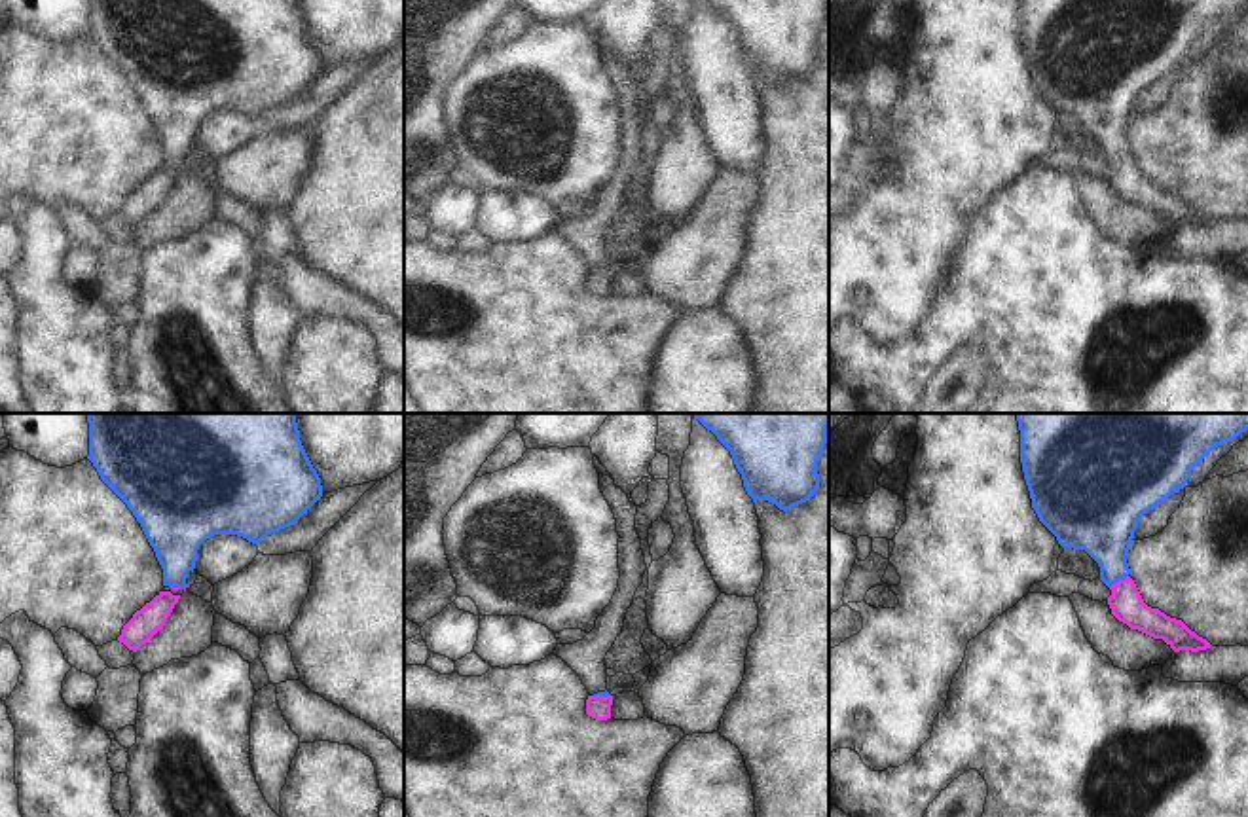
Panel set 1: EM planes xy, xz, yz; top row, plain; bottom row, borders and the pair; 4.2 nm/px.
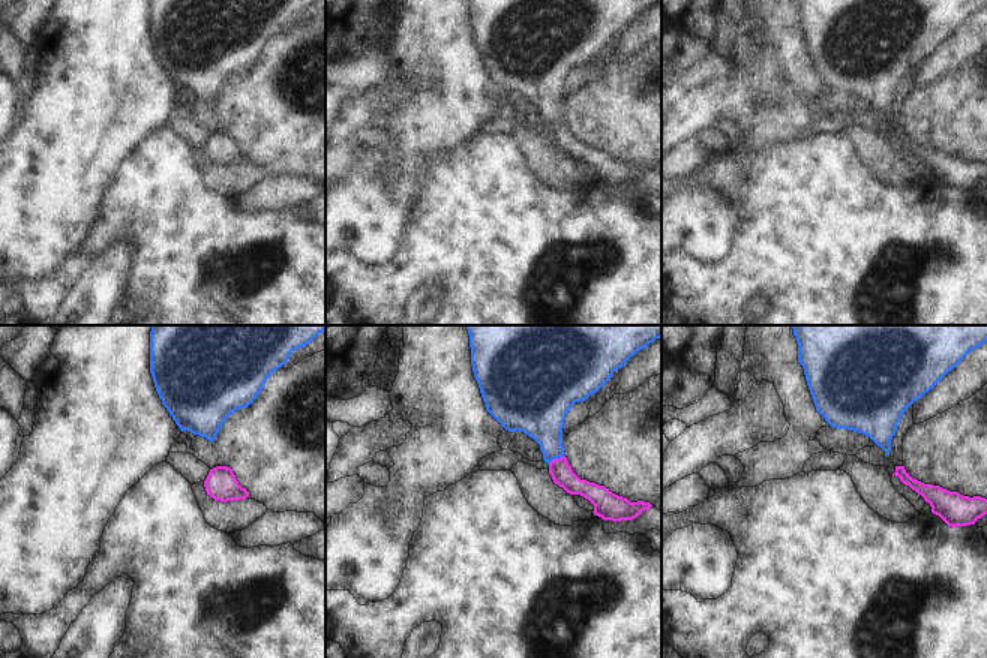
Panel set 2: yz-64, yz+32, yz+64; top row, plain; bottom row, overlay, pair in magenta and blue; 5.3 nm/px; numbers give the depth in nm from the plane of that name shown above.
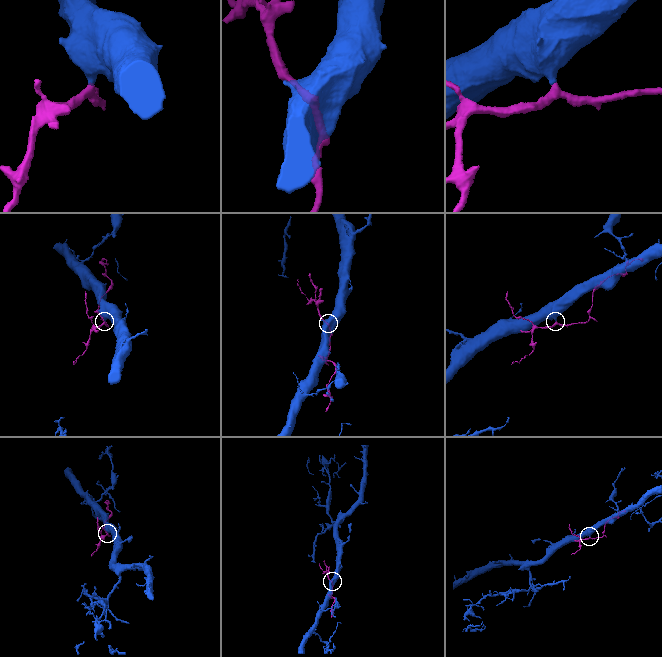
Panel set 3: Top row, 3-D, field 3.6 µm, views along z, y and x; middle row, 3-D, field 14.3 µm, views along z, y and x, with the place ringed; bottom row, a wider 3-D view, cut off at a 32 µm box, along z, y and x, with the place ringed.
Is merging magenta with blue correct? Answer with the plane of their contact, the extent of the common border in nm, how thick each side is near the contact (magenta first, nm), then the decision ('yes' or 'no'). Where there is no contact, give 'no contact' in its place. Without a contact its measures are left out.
yz | 100 nm | 140/260 nm | yes

